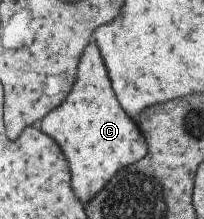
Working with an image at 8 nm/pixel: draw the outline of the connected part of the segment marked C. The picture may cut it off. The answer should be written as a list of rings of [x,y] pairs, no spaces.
[[[89,41],[79,57],[77,77],[69,95],[43,117],[39,129],[61,147],[63,157],[69,163],[71,189],[79,201],[89,201],[121,167],[146,156],[145,139],[137,125],[127,119],[127,113],[119,107],[95,41]]]

